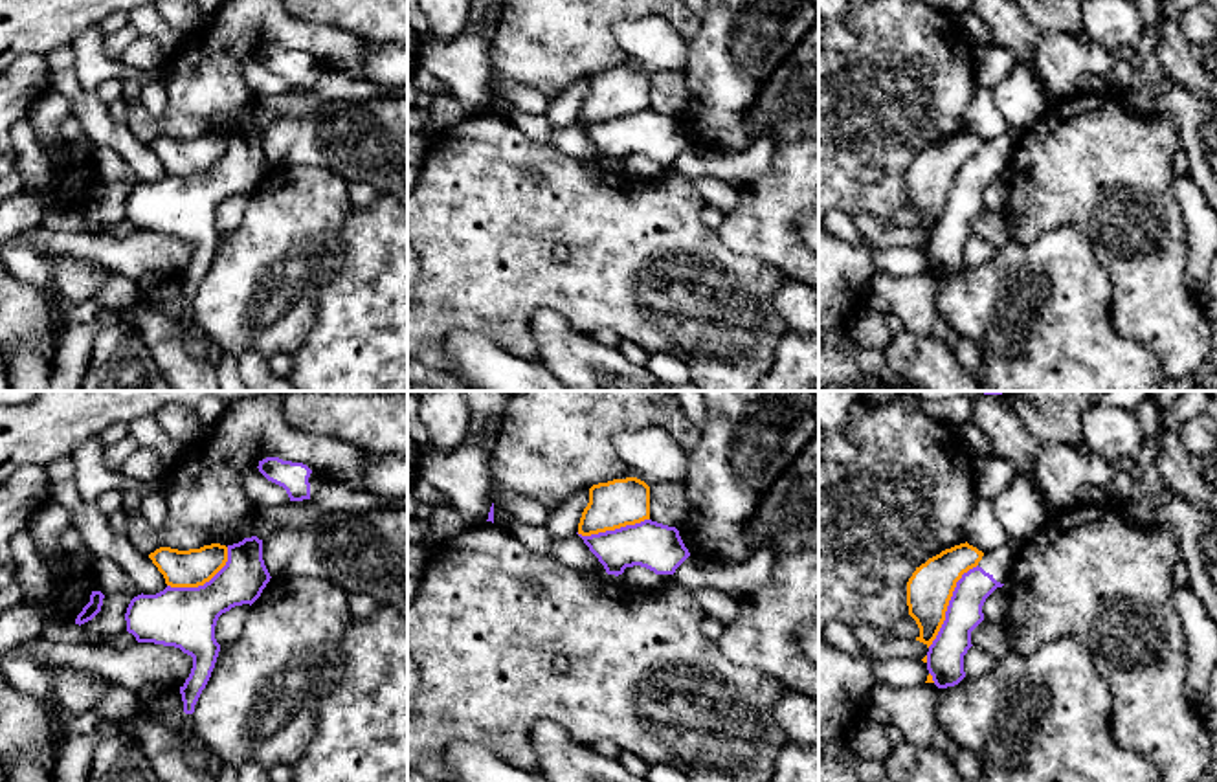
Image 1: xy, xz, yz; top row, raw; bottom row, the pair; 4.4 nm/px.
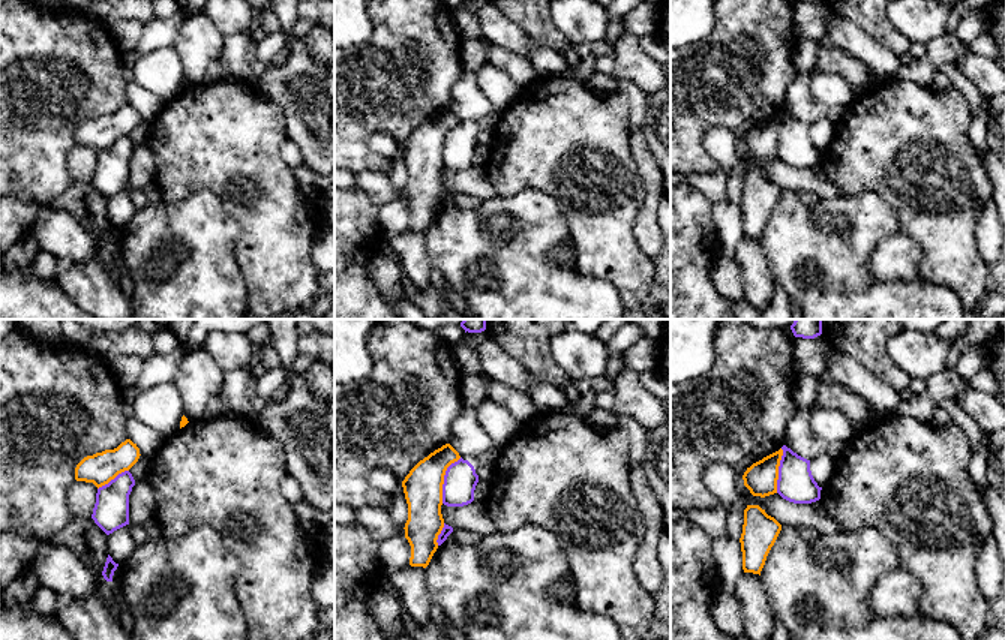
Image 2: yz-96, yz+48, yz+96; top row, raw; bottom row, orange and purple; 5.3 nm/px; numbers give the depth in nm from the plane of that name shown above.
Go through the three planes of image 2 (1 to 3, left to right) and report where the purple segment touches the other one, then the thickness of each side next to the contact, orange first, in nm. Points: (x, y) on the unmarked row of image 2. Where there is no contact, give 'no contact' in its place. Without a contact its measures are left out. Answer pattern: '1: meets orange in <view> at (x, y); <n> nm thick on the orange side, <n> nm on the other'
1: meets orange in yz-96 at (113, 143); 170 nm thick on the orange side, 190 nm on the other
2: meets orange in yz+48 at (443, 143); 200 nm thick on the orange side, 180 nm on the other
3: meets orange in yz+96 at (777, 135); 180 nm thick on the orange side, 200 nm on the other

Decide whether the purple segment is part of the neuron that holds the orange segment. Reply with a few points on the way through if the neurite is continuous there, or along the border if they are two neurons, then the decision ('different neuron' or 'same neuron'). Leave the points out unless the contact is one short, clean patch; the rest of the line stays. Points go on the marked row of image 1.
different neuron

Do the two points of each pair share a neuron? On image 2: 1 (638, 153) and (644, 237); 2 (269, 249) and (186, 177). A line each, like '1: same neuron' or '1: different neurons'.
1: same neuron
2: same neuron

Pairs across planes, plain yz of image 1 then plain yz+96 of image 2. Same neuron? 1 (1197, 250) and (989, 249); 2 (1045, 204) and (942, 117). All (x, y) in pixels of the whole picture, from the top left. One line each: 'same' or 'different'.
1: same
2: same

